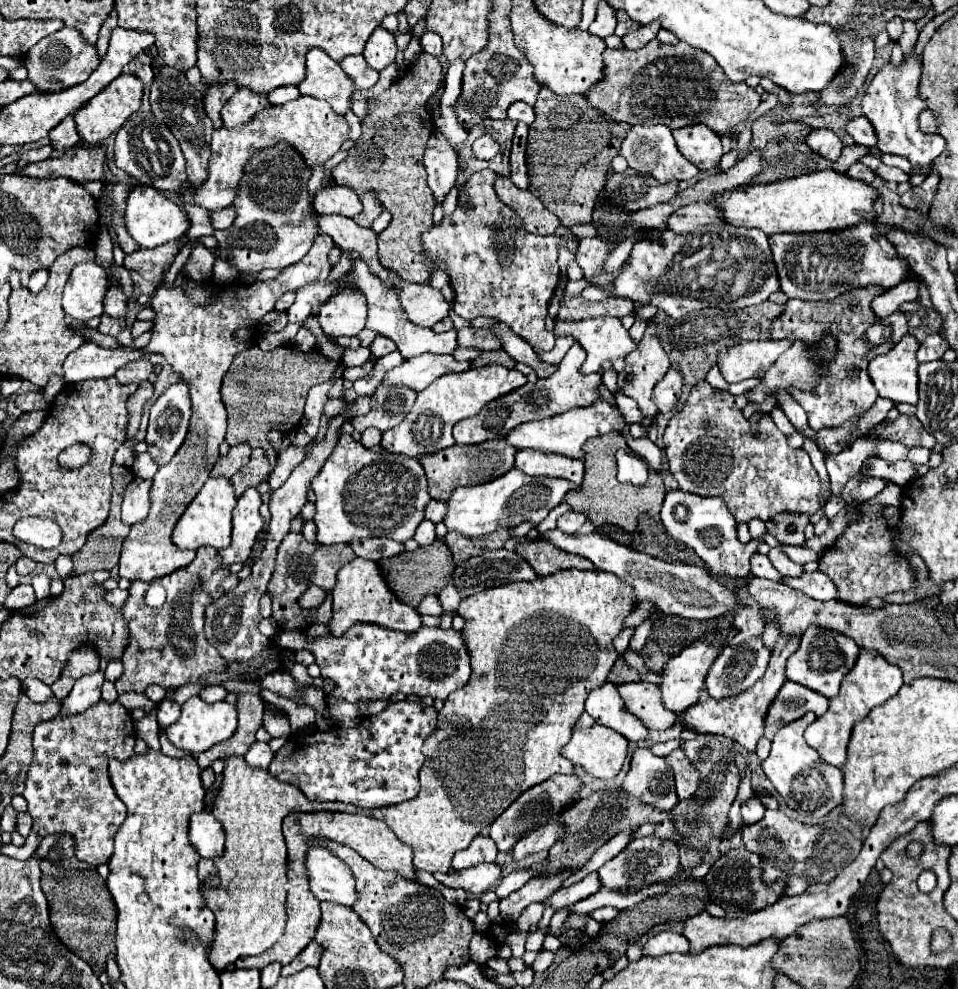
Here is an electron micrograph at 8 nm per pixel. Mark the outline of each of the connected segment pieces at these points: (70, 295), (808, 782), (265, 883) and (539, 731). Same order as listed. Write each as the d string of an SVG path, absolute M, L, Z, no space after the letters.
M83 262L75 266L63 290L65 314L69 314L79 322L101 316L105 290L107 290L107 276L99 264Z
M805 714L803 718L791 724L785 724L773 738L773 748L771 748L769 758L763 762L763 770L789 808L797 810L801 816L811 816L811 818L821 820L835 806L841 804L843 772L839 772L839 768L835 766L825 764L819 758L817 750L809 748L809 744L805 742L803 732L813 720L815 720L815 714Z
M243 756L225 758L223 784L213 806L213 816L223 822L225 830L225 852L221 858L215 858L221 888L203 886L207 906L217 918L217 938L209 952L209 960L217 970L223 970L241 956L263 954L283 936L287 920L287 848L281 834L283 818L291 812L331 812L333 808L335 802L311 802L297 786L275 780L267 770L249 768Z
M575 568L533 582L487 588L459 604L457 614L465 618L461 634L471 658L471 678L461 690L449 694L439 712L437 728L423 744L425 764L419 772L421 794L397 806L365 812L367 816L383 820L401 842L413 848L415 868L431 874L449 872L453 854L467 848L521 792L549 780L553 774L573 774L573 764L559 750L569 742L589 692L607 682L607 674L619 656L613 648L613 638L635 606L637 596L633 588L625 586L617 576Z

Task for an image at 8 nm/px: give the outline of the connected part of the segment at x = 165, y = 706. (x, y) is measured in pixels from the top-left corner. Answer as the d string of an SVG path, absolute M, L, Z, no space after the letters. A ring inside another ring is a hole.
M165 698L157 708L157 720L159 720L159 726L163 726L163 728L177 722L179 716L181 716L181 704L177 704L175 700Z

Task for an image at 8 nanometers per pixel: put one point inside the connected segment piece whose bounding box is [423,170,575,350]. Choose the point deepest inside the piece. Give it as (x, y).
(497, 269)

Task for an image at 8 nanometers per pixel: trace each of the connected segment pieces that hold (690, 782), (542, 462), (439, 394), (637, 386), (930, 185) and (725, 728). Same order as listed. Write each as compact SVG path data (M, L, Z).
M681 748L673 750L667 756L667 760L675 772L675 786L677 786L679 800L693 798L693 794L697 792L697 788L701 784L701 776L697 774L697 768L689 762L689 758L685 756L685 752Z
M519 450L515 458L515 468L531 476L555 476L581 484L583 460L565 458L561 454L545 454L541 450Z
M497 364L483 366L483 368L471 368L471 370L459 372L459 374L441 376L429 388L419 392L415 406L411 408L411 412L405 416L405 420L399 426L383 432L381 448L391 454L411 456L415 460L419 460L425 454L435 454L437 450L445 450L455 444L451 430L459 420L479 414L479 410L485 404L521 388L525 382L527 382L527 378L521 372L509 370L509 368L503 368Z
M649 320L637 350L625 358L627 366L619 374L619 388L625 390L625 394L633 398L647 416L657 414L657 408L651 402L651 392L657 378L663 378L663 374L671 368L661 342L657 342L655 330L657 324Z
M933 170L923 184L919 186L913 186L909 192L905 192L901 196L901 206L905 208L911 208L911 210L917 210L921 214L927 214L929 206L931 206L931 200L933 196L937 194L937 184L939 184L939 178L937 178L937 170Z
M781 634L777 638L775 646L773 646L767 672L755 686L751 686L747 692L739 694L737 698L723 698L723 700L707 698L703 702L693 704L689 710L685 710L679 716L679 722L683 724L683 728L693 730L697 734L723 734L723 736L739 742L747 750L755 750L759 738L763 736L765 712L767 712L769 704L773 702L775 694L779 692L779 688L785 684L785 662L797 650L797 646L799 646L799 638L797 636L783 636Z

